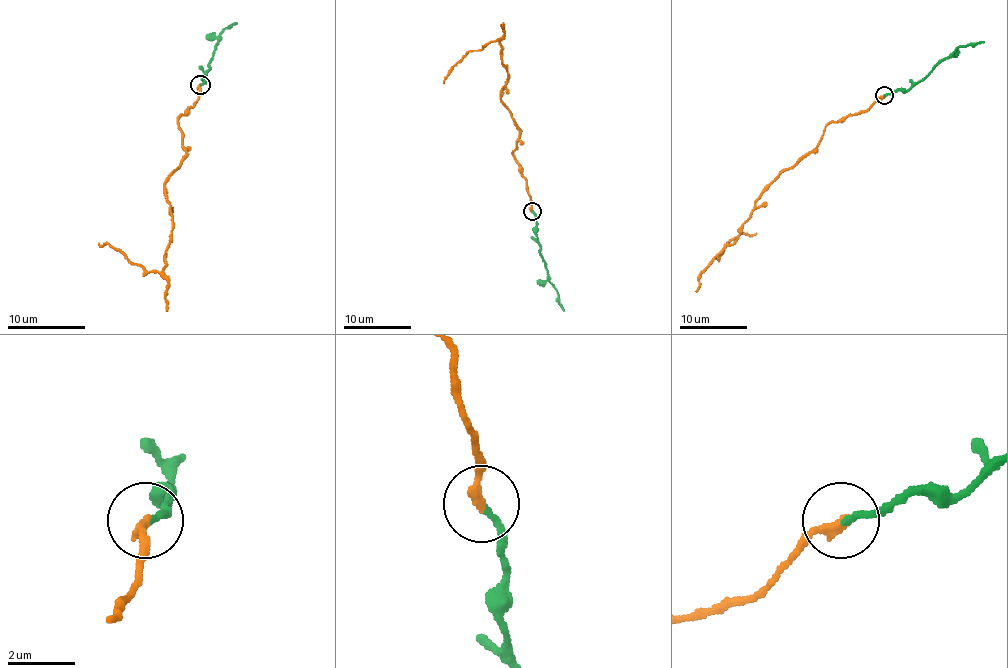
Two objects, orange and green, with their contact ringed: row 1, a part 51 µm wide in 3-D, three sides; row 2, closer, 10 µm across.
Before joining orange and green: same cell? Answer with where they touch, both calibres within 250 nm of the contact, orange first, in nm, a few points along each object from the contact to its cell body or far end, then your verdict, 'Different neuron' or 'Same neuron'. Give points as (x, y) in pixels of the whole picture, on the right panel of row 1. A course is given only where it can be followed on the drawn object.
Place: (884, 95). Thickness 320 nm (orange) against 190 nm. Course of orange: (883, 95), (870, 106), (828, 125), (819, 143), (772, 182), (732, 244), (714, 258), (740, 234), (756, 232). Course of green: (883, 95), (910, 90), (960, 46), (984, 41). Different neuron

